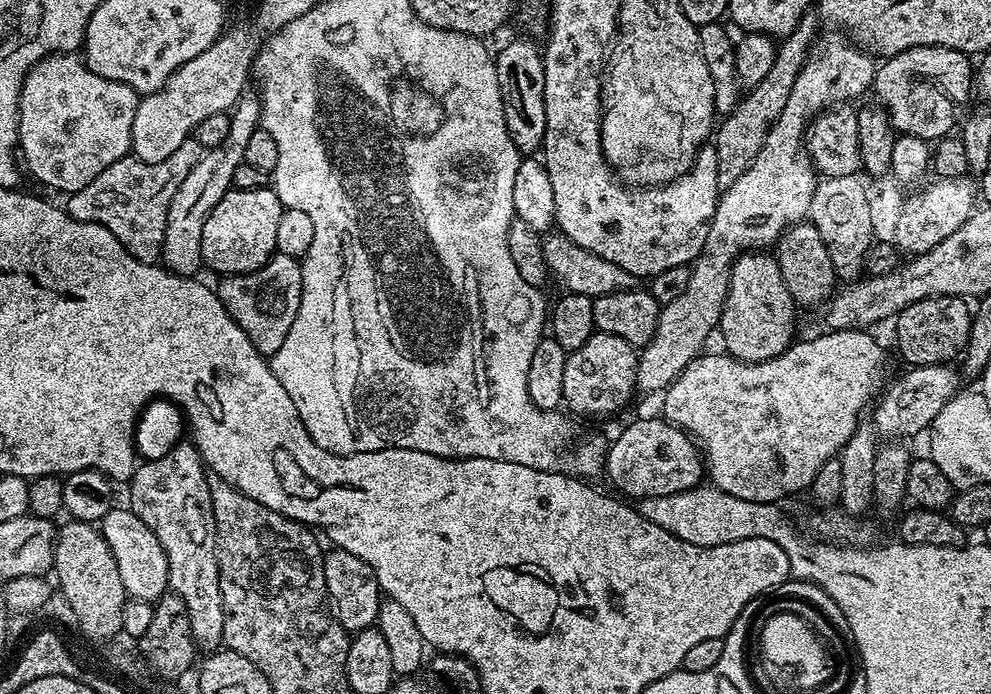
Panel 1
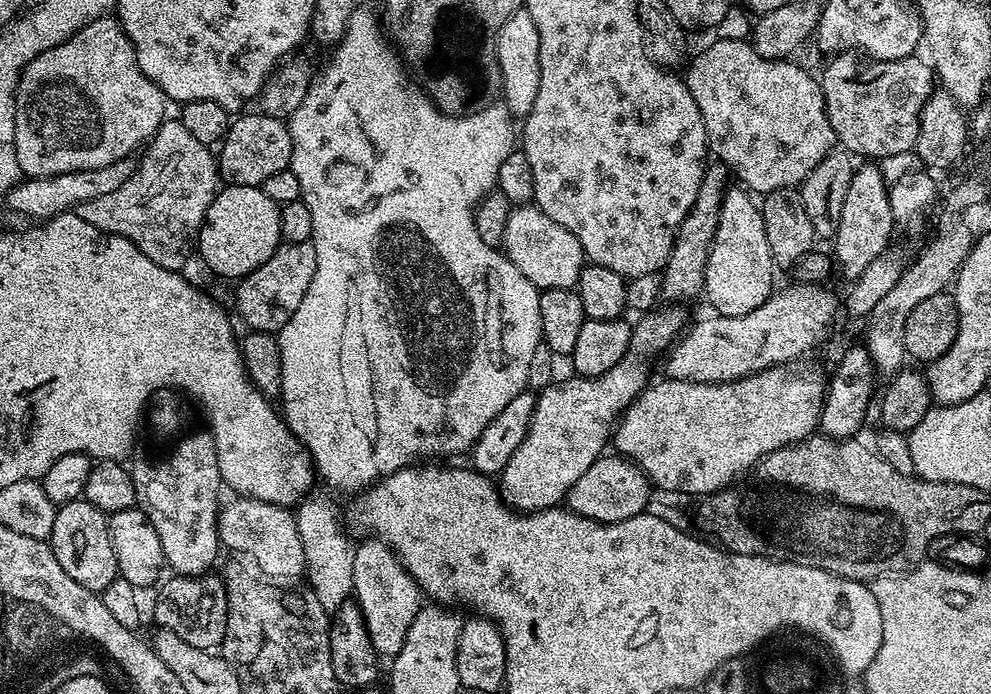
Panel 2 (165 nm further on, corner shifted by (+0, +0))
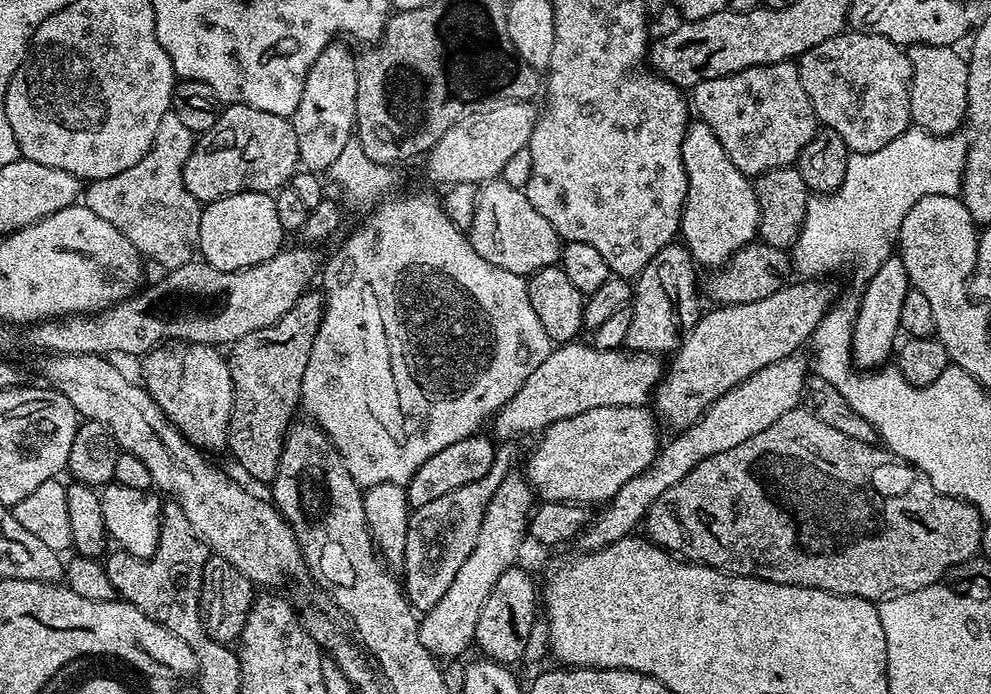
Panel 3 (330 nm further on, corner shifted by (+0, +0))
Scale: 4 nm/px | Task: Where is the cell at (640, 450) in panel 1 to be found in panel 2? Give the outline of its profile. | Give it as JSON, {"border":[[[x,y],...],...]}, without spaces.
{"border":[[[605,454],[599,456],[594,466],[590,466],[590,470],[578,478],[578,482],[574,482],[568,491],[566,504],[580,516],[588,516],[603,524],[613,524],[634,518],[649,507],[648,488],[650,489],[648,476],[637,464],[619,454]]]}

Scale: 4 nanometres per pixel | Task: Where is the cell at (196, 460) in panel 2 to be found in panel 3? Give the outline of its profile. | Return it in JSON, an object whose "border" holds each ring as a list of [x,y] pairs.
{"border":[[[169,340],[145,352],[142,363],[142,383],[173,427],[201,450],[223,449],[232,409],[232,379],[225,353],[210,344]]]}

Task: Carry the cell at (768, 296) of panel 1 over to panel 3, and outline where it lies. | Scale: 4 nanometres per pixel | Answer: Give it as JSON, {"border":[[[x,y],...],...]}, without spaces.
{"border":[[[703,122],[689,123],[682,142],[682,160],[688,175],[688,197],[679,235],[697,265],[705,264],[708,270],[722,268],[736,252],[757,239],[760,202],[753,181],[730,162],[730,154],[722,150],[714,130]]]}

